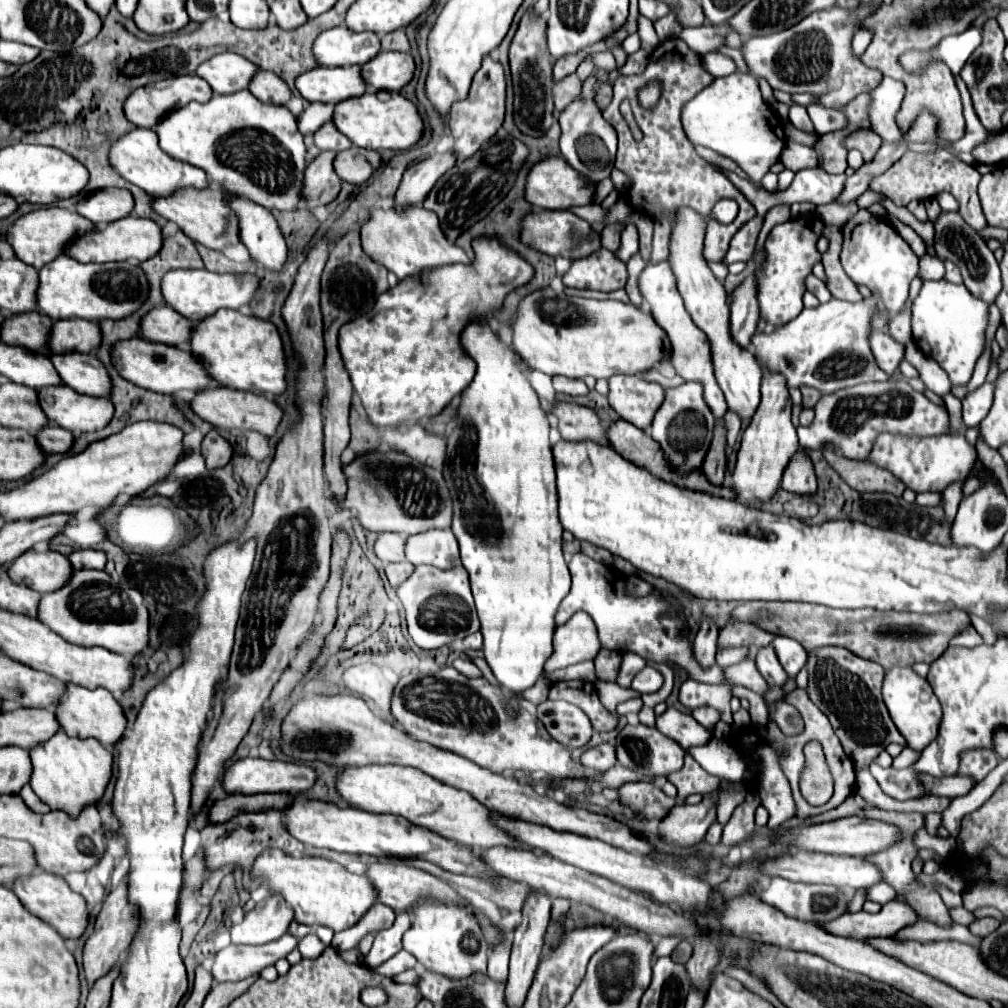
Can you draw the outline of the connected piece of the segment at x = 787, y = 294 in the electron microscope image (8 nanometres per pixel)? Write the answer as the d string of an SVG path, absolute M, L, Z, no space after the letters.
M818 214L800 216L794 220L788 220L784 224L776 224L772 232L766 238L766 272L762 272L762 280L758 280L758 296L762 304L762 318L768 322L768 326L778 326L790 322L794 316L802 312L802 294L806 286L802 286L802 280L806 274L812 272L812 266L820 260L820 252L816 250L816 240L822 234L822 220Z

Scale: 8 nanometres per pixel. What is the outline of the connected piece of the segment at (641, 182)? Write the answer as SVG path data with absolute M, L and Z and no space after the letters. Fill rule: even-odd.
M680 38L660 42L660 46L654 48L654 52L648 58L648 66L644 74L640 76L620 76L614 82L614 96L608 108L602 112L602 116L612 124L612 128L618 132L618 154L616 154L616 168L624 172L630 178L630 206L636 212L646 212L652 220L666 218L674 226L674 216L680 208L688 206L696 210L702 216L710 214L712 204L716 204L720 198L732 198L738 202L740 212L736 220L728 226L718 224L708 218L706 224L706 236L704 236L704 252L706 258L712 262L720 262L728 250L730 238L736 234L736 230L756 216L754 206L744 198L740 190L736 190L730 182L726 182L726 176L716 172L712 164L708 164L704 158L700 158L692 146L692 142L686 138L682 130L681 112L684 104L696 96L702 88L706 88L714 78L702 68L702 56L690 50ZM650 82L658 82L662 86L662 94L658 104L652 110L646 110L638 104L638 88L648 86ZM624 98L630 98L630 106L634 112L634 120L638 128L642 130L644 138L636 142L632 138L630 126L626 124L624 116L620 114L620 102ZM648 208L664 208L664 210L648 210Z

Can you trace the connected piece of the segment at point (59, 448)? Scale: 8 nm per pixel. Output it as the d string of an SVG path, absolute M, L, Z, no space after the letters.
M56 424L40 428L34 436L36 436L36 442L38 442L38 446L42 448L44 454L52 454L52 452L64 454L64 452L70 450L70 444L74 440L74 436L68 430L60 428Z

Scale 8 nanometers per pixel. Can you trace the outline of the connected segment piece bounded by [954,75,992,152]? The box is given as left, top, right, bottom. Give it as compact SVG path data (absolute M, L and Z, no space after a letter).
M955 76L956 85L960 92L963 105L963 114L966 123L966 136L956 140L954 148L958 148L958 152L972 152L978 144L982 144L986 140L986 136L992 136L986 128L982 128L978 116L973 107L972 99L965 82L960 76Z

